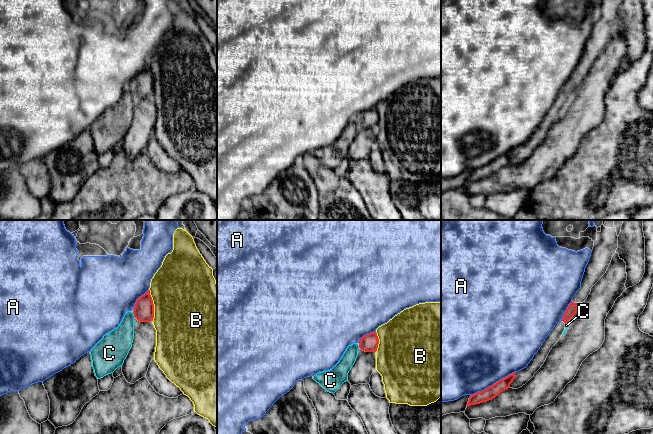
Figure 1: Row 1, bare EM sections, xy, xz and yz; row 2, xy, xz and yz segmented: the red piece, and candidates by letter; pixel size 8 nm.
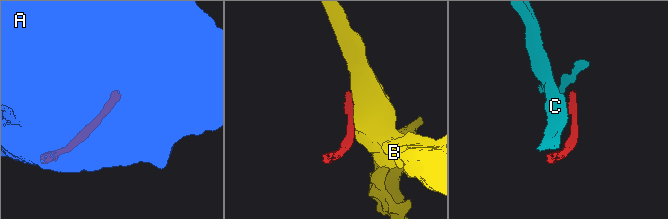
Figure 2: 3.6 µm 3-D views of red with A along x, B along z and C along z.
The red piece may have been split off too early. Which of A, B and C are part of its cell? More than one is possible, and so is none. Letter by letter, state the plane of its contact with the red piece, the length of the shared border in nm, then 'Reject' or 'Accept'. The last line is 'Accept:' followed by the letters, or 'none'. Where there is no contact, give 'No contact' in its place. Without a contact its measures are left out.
A: Touches red in yz. Shared border 400 nm. Reject
B: Touches red in xy. Shared border 260 nm. Reject
C: Touches red in xy. Shared border 50 nm. Reject
Accept: none

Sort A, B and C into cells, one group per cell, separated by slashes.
A / B / C

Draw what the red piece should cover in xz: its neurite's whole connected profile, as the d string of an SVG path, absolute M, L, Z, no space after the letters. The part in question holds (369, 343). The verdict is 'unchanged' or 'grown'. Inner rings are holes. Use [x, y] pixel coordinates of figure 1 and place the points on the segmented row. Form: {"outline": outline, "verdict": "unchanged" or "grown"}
{"outline": "M376 332L364 335L359 341L359 348L365 352L376 352L379 339Z", "verdict": "unchanged"}

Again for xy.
{"outline": "M150 290L137 299L133 314L134 317L140 322L153 321L154 304L150 295Z", "verdict": "unchanged"}

